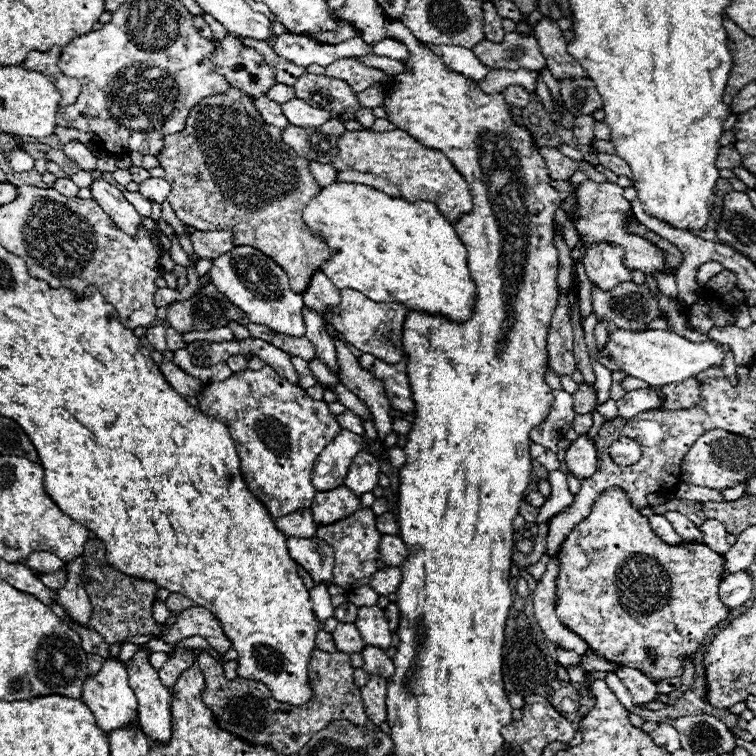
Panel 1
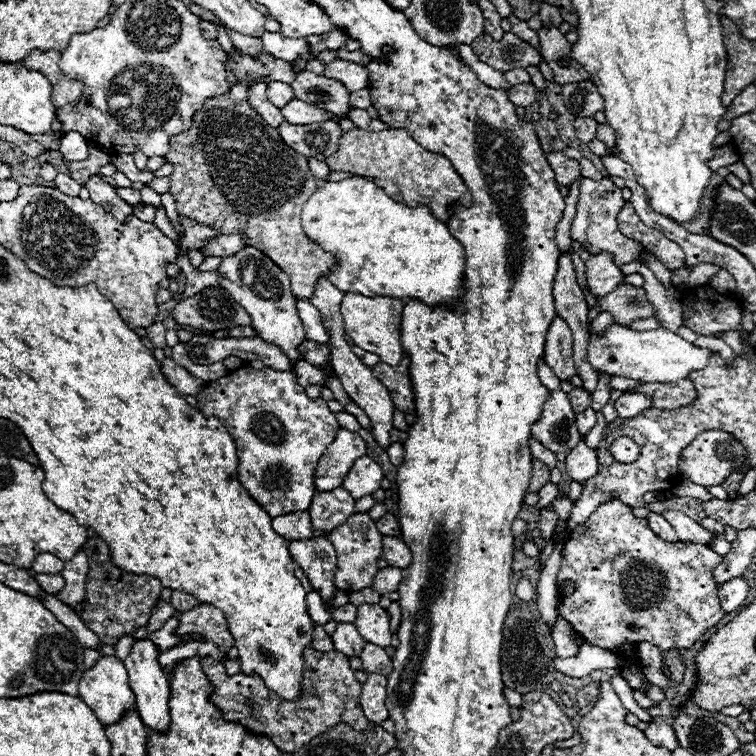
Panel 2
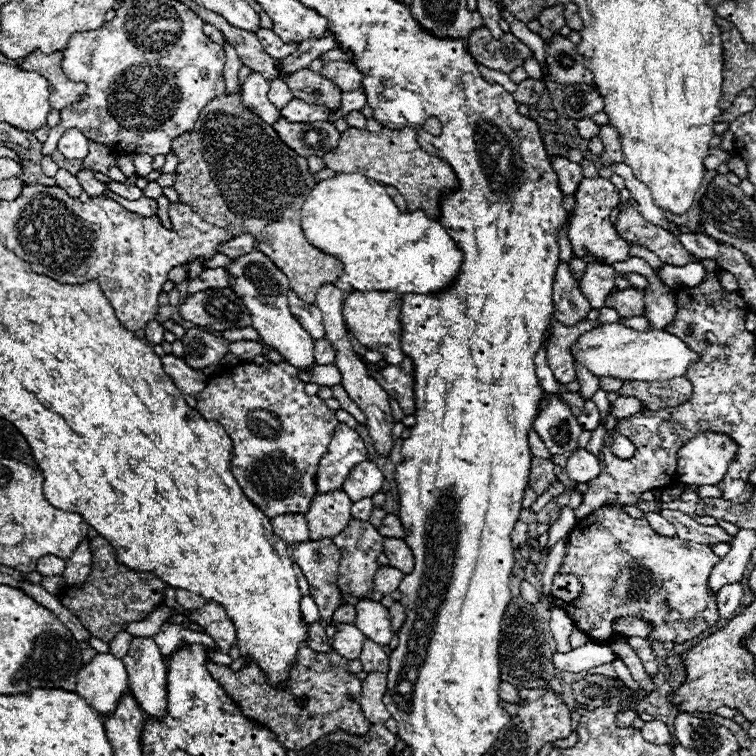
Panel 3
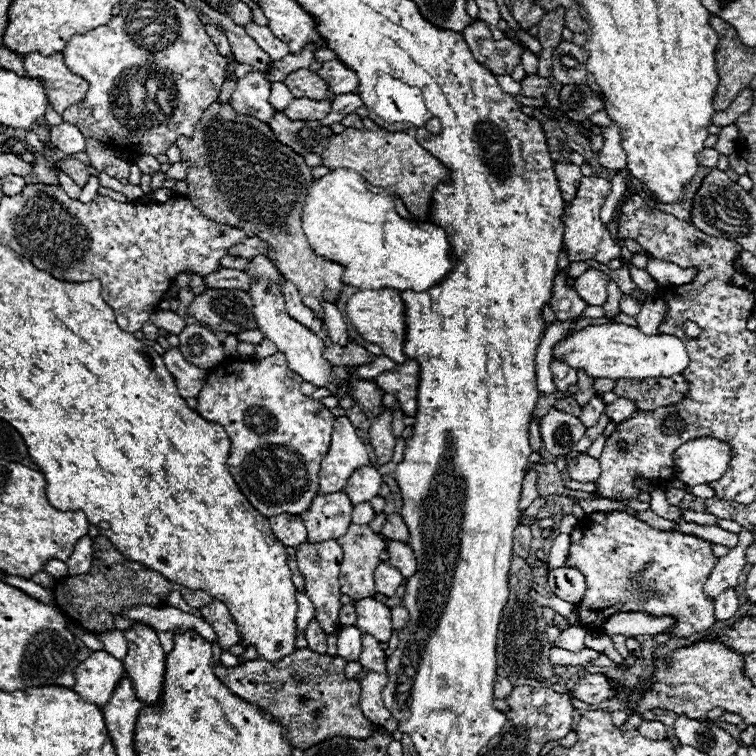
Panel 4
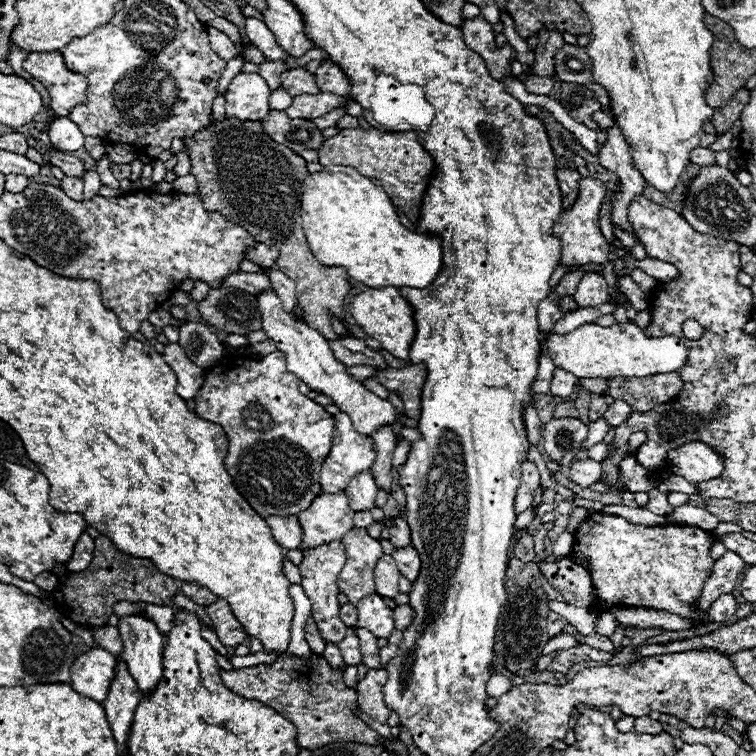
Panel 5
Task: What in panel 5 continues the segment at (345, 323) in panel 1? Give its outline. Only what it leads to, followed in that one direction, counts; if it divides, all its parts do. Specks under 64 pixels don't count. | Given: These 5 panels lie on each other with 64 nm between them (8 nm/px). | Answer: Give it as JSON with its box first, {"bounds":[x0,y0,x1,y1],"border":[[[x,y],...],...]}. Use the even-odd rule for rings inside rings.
{"bounds":[350,288,416,360],"border":[[[380,288],[380,290],[368,290],[350,302],[350,314],[364,328],[364,332],[372,338],[376,338],[384,350],[394,354],[396,358],[408,360],[410,344],[416,336],[416,322],[414,322],[414,310],[406,298],[400,296],[398,288]]]}

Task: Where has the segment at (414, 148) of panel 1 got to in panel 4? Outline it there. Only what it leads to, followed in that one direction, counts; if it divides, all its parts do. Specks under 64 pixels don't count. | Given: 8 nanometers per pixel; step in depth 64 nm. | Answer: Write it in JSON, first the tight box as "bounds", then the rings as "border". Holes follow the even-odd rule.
{"bounds":[320,128,448,222],"border":[[[346,128],[342,134],[330,138],[320,158],[326,168],[352,168],[370,180],[370,184],[378,184],[388,194],[398,196],[416,222],[428,218],[430,194],[438,182],[448,178],[448,170],[416,142],[416,128],[402,132]]]}

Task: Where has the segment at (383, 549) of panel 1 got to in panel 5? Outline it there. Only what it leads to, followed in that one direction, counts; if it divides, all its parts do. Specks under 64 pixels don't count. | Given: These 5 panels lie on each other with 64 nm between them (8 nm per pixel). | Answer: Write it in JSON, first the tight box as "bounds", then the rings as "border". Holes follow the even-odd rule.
{"bounds":[392,546,422,582],"border":[[[406,546],[406,548],[396,548],[396,550],[392,552],[392,556],[394,556],[394,562],[396,562],[398,570],[400,570],[410,582],[414,582],[414,580],[418,578],[418,574],[420,574],[420,564],[422,564],[418,552],[416,552],[412,546]]]}

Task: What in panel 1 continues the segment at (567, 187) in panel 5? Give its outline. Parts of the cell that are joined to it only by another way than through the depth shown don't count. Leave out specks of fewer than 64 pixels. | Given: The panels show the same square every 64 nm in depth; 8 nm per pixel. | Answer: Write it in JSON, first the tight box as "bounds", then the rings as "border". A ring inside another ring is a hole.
{"bounds":[540,148,578,180],"border":[[[540,148],[540,154],[546,160],[546,166],[550,168],[552,180],[570,180],[572,174],[578,170],[578,162],[566,158],[556,148]]]}

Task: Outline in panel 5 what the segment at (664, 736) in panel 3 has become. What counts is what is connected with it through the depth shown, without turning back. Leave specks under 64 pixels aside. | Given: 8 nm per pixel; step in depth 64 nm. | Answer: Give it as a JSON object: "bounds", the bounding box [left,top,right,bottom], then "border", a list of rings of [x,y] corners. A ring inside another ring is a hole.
{"bounds":[634,716,662,734],"border":[[[640,716],[634,720],[634,730],[642,734],[656,734],[662,730],[662,724],[658,720],[652,720],[650,716]]]}

